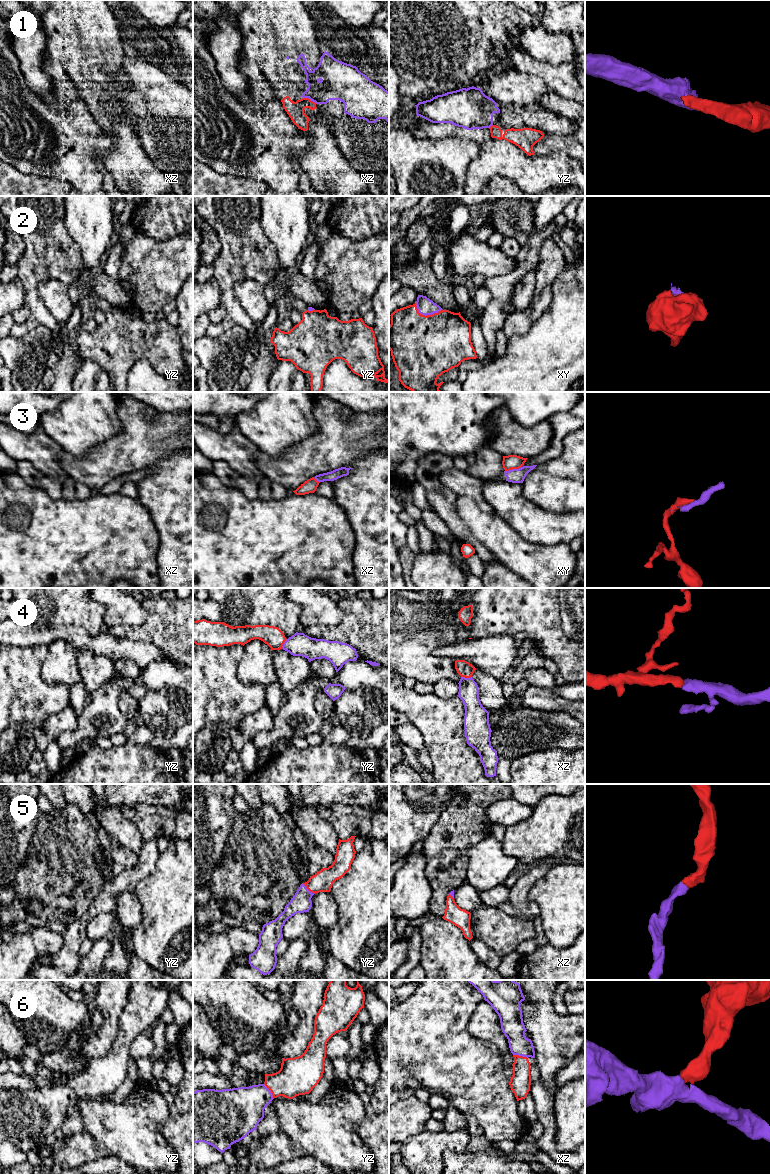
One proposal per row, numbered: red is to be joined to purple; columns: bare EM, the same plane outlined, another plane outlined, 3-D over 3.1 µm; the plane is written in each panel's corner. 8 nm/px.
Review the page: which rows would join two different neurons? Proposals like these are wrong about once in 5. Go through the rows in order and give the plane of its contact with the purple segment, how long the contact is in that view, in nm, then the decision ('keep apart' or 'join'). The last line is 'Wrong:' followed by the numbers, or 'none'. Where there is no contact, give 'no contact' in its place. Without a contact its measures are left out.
1: meets purple in xz; contact 120 nm long; keep apart
2: meets purple in xy; contact 220 nm long; join
3: meets purple in xy; contact 140 nm long; keep apart
4: meets purple in xz; contact 90 nm long; join
5: meets purple in yz; contact 130 nm long; join
6: meets purple in xz; contact 120 nm long; join
Wrong: 1, 3

